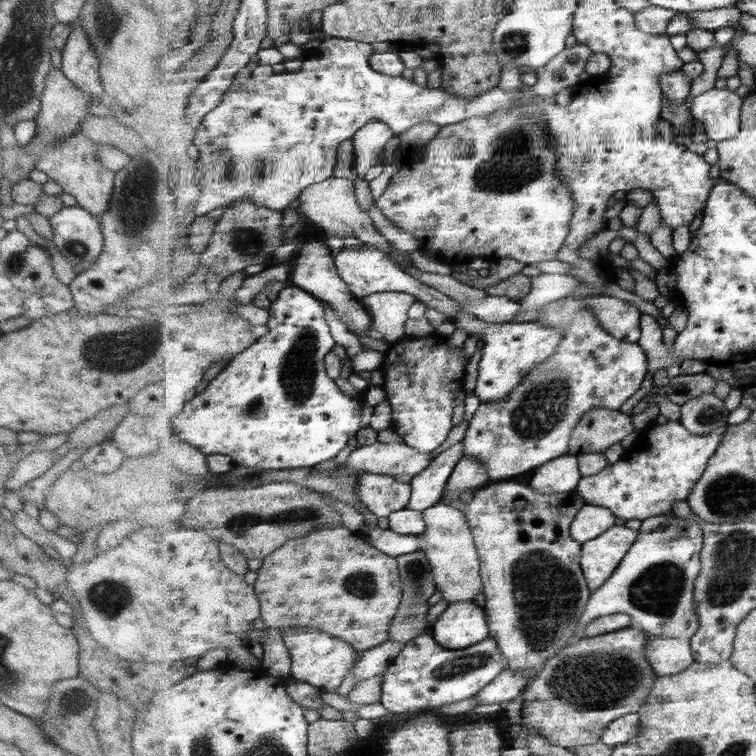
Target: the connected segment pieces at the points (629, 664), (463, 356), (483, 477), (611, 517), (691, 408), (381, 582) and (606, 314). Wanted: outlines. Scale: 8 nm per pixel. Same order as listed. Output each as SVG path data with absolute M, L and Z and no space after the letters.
M634 626L583 638L578 643L563 648L559 654L547 660L537 676L531 678L527 689L524 689L522 723L539 730L539 734L549 738L555 746L574 750L579 745L597 743L614 721L639 713L652 693L658 674L647 658L647 637L649 635L646 631Z
M433 333L426 337L405 337L392 343L386 352L385 362L380 369L384 372L386 383L383 389L393 408L393 430L403 442L420 452L435 452L447 440L453 430L453 414L455 414L455 398L464 390L463 380L467 376L467 353L465 344L453 347L447 344L447 337Z
M465 457L457 464L453 475L449 478L444 496L440 502L449 504L449 500L460 499L463 492L475 493L490 484L491 480L484 465L476 458Z
M586 505L573 520L572 537L581 544L600 537L601 534L620 523L617 515L601 506Z
M705 393L682 406L681 424L696 436L706 436L729 423L729 409L725 400L713 393Z
M321 526L321 532L311 532L305 538L295 538L285 546L277 548L273 554L262 560L257 572L245 574L245 582L254 585L260 597L262 620L285 636L285 629L305 627L312 631L323 631L355 647L358 651L381 646L389 640L391 623L400 609L404 584L400 574L400 564L396 558L383 554L381 550L369 546L355 531L339 526Z
M612 296L589 297L585 301L589 312L597 316L601 326L623 342L638 344L641 340L641 312L629 302Z

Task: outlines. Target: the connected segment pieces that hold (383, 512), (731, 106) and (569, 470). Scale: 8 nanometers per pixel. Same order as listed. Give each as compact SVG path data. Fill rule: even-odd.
M365 473L355 487L360 500L379 518L404 510L412 498L411 483L397 482L393 476Z
M713 88L692 100L693 118L704 123L713 143L719 143L741 134L743 105L744 98L739 98L735 92Z
M567 455L555 458L537 469L531 474L529 486L540 494L549 496L572 493L583 477L580 458L576 455Z

